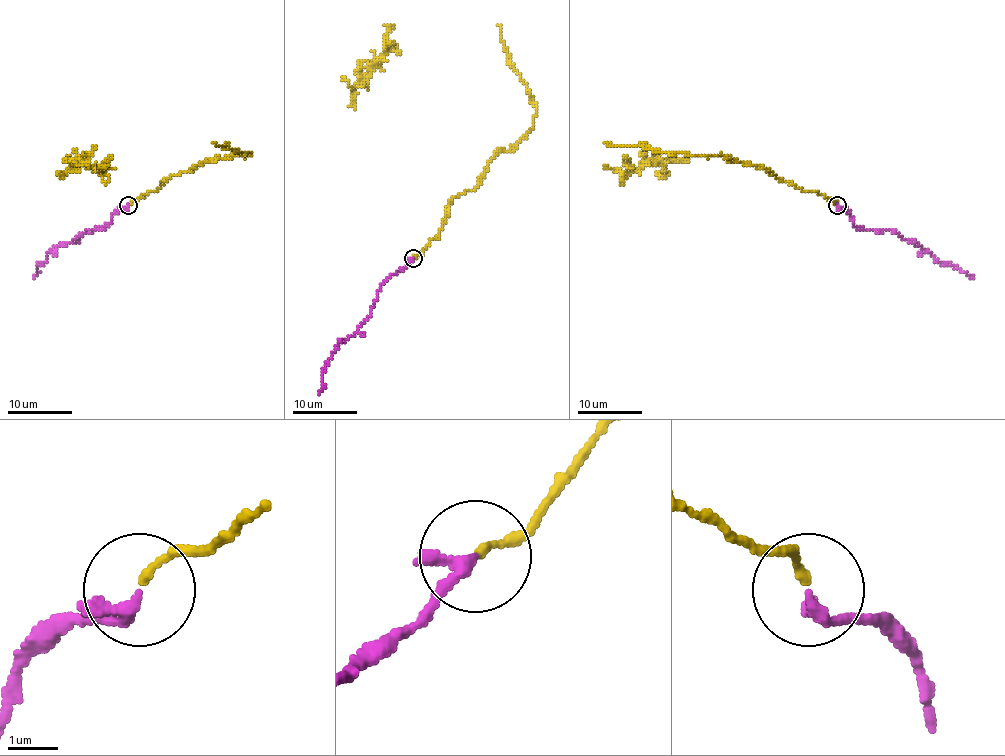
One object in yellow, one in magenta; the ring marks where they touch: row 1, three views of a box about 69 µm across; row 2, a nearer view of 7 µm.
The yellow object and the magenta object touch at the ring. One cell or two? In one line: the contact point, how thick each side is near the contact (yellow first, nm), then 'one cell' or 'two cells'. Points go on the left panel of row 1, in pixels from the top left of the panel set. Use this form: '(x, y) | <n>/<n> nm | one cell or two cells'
(128, 205) | 150/190 nm | one cell

